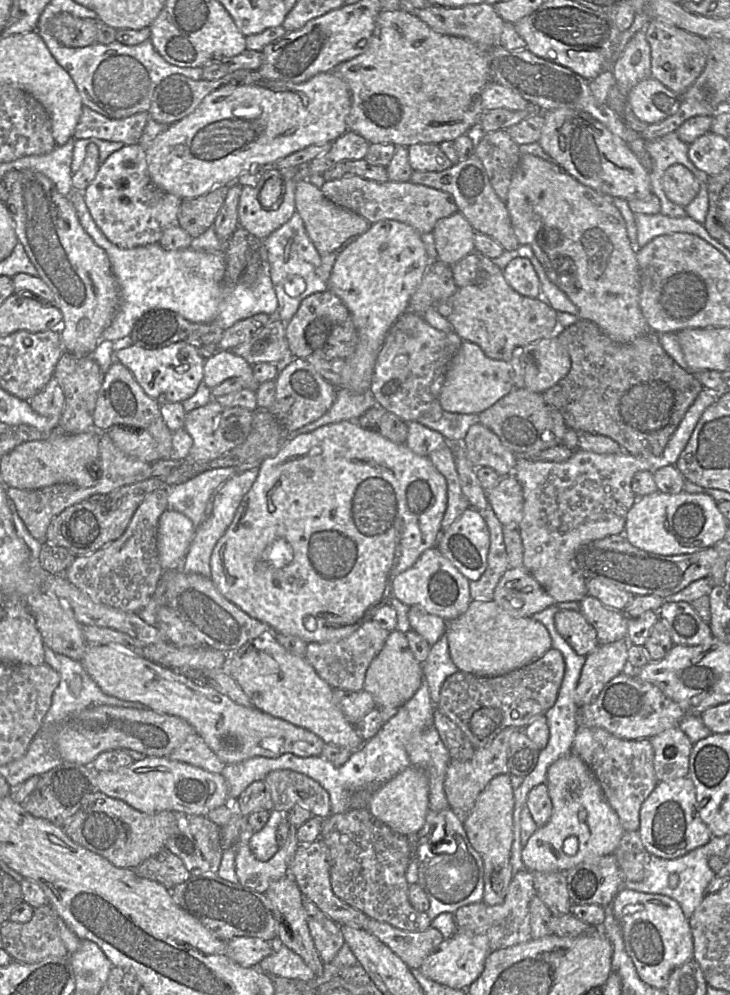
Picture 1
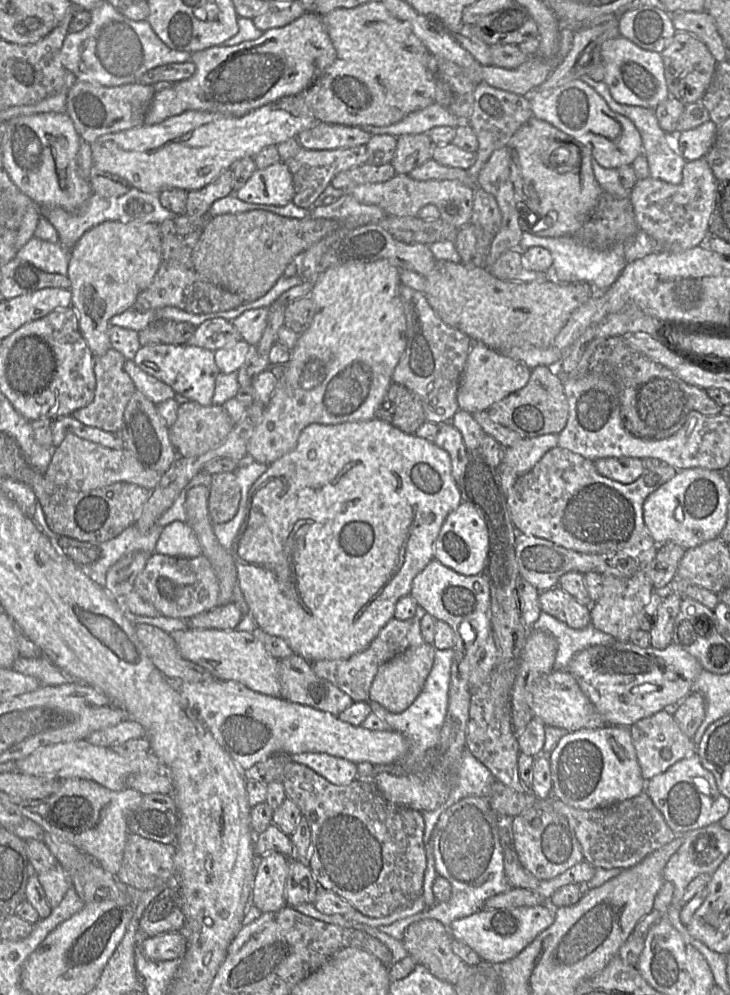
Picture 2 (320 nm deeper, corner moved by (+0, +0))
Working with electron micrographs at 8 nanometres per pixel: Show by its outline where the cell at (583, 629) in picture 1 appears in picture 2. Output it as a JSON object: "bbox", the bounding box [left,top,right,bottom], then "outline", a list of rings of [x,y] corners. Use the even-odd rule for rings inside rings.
{"bbox":[539,585,591,629],"outline":[[[558,585],[540,592],[539,603],[542,611],[565,623],[570,628],[583,629],[591,624],[589,606],[579,603]]]}

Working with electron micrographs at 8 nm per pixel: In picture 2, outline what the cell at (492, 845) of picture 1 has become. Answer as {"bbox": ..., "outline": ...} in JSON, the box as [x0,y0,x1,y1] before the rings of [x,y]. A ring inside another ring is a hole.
{"bbox":[449,903,555,964],"outline":[[[549,903],[534,907],[482,909],[454,920],[449,931],[453,939],[471,947],[483,962],[501,964],[516,957],[541,932],[550,927],[555,918],[555,909]]]}

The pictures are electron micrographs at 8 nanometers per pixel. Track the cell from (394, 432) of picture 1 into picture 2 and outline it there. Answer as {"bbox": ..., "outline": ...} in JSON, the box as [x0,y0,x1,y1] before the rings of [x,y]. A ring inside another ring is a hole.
{"bbox":[375,382,426,434],"outline":[[[391,382],[376,411],[375,418],[383,420],[408,434],[415,434],[417,429],[426,422],[419,397],[403,385],[395,382]]]}

